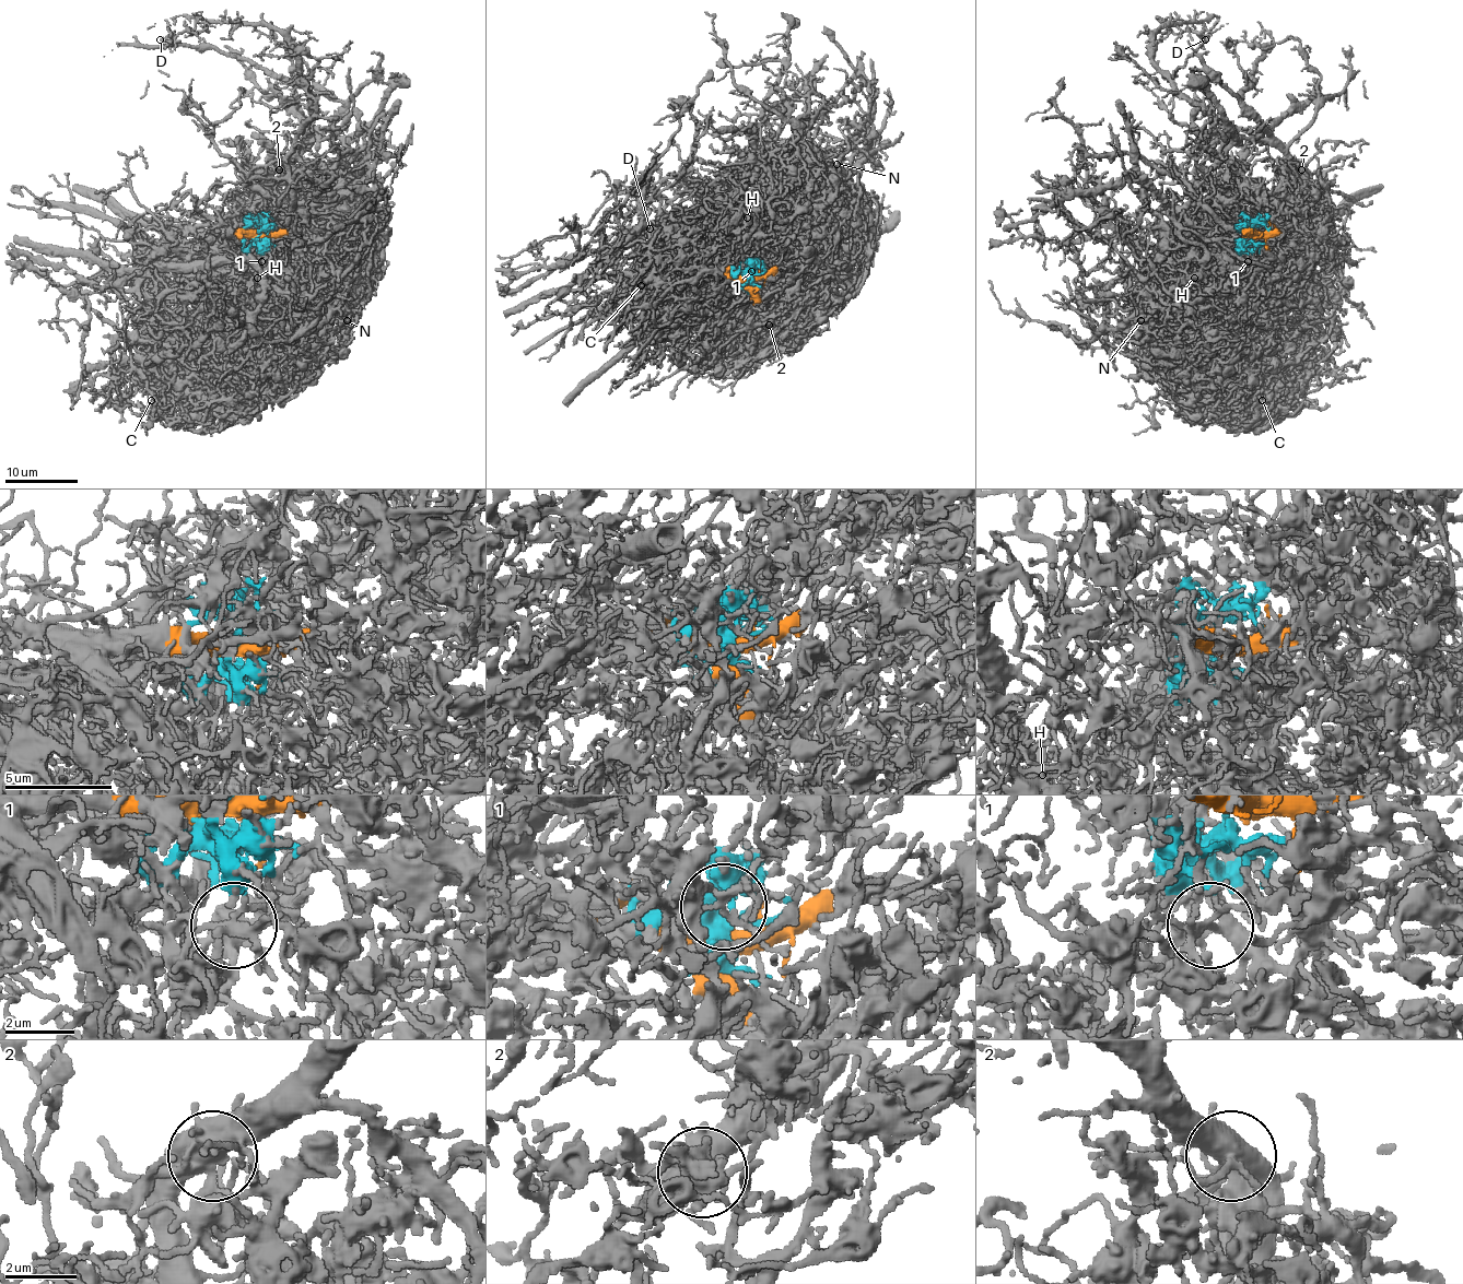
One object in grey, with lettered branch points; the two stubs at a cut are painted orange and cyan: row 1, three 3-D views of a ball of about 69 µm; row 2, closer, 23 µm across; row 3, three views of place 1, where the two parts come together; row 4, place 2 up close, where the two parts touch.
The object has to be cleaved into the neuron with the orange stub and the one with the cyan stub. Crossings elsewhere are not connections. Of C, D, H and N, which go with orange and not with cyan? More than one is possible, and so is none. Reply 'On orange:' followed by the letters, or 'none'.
On orange: D

